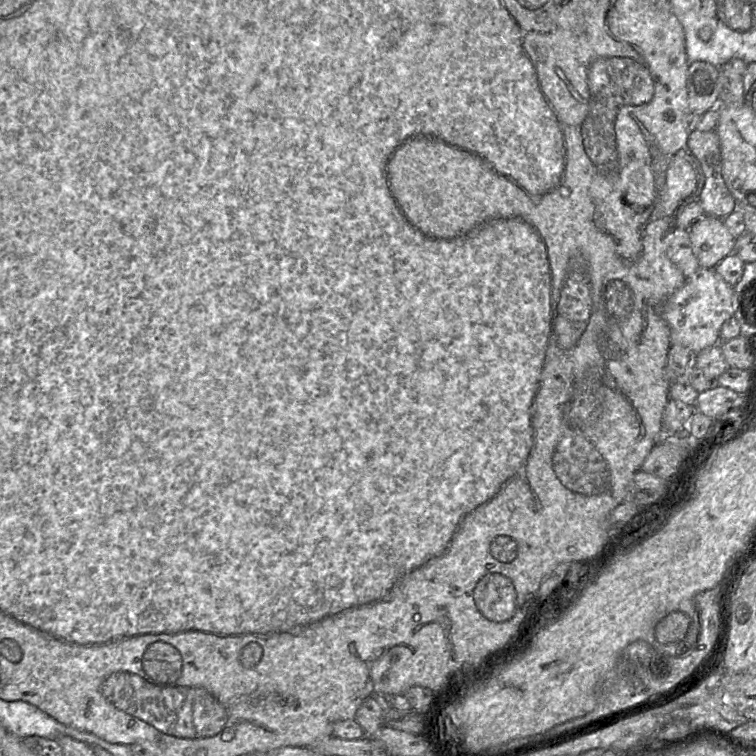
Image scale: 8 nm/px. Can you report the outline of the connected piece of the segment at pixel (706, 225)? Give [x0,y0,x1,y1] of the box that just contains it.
[689,215,736,268]

